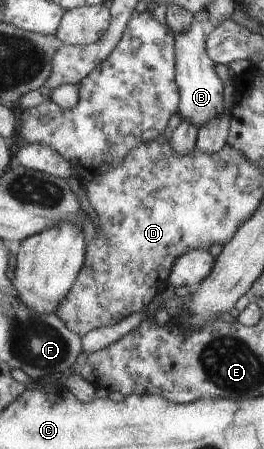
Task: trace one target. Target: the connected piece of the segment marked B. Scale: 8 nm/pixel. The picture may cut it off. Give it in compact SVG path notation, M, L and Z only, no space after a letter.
M200 21L185 33L176 33L177 38L177 83L181 91L179 114L184 121L198 128L206 125L211 119L220 117L224 112L224 84L216 72L216 61L210 58L207 51L209 26Z

